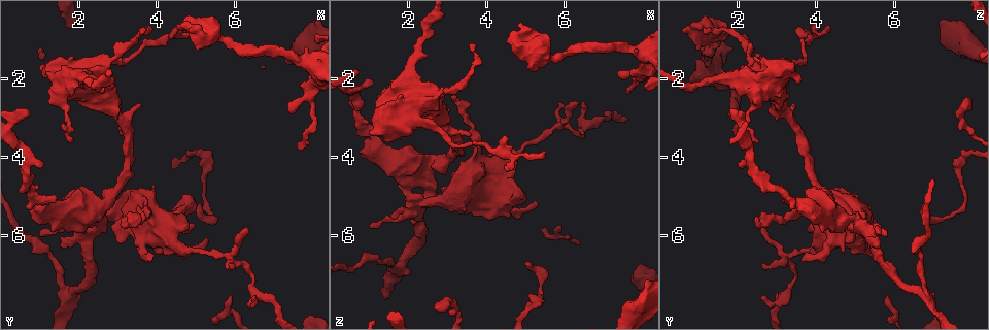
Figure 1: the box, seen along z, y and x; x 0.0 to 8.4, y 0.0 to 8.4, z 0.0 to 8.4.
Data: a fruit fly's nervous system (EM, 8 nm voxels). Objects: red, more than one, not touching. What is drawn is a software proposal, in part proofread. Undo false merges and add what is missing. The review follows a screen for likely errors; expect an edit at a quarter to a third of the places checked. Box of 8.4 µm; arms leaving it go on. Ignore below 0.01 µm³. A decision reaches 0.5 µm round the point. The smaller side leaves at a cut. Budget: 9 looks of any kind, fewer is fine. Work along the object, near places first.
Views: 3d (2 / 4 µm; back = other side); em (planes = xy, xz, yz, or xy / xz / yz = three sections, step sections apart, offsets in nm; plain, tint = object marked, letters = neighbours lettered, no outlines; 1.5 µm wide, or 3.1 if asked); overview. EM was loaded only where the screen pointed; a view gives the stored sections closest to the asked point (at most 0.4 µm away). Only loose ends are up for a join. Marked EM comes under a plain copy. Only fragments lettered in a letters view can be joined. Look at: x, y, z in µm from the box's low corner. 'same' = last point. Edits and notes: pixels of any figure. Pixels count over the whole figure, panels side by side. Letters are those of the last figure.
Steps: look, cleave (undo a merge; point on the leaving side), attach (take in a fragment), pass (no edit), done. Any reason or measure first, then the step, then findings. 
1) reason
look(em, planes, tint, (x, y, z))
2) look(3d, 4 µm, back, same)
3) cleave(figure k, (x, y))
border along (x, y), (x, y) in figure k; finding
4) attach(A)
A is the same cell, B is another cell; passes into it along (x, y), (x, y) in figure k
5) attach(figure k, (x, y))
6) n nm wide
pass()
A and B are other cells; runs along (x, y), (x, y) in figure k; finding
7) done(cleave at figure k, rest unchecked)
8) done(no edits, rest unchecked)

thick end
look(3d, 2 µm, (4.70, 0.55, 0.95))

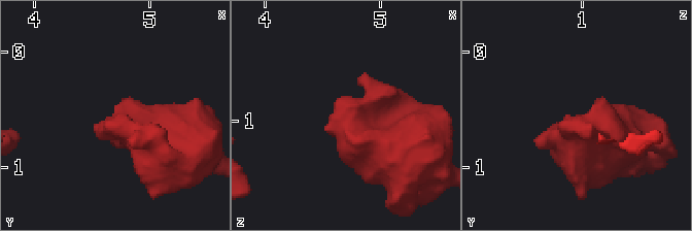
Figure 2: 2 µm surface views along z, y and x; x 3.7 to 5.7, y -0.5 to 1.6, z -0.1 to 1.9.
look(em, planes, letters, (4.70, 0.54, 0.88))

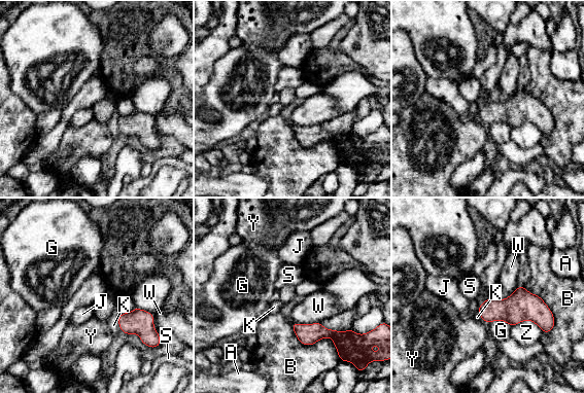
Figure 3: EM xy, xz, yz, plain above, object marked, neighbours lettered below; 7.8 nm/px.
pass()
A, B, G, J, K, S, W, Y and Z are other cells; border along (118, 314), (118, 327), (125, 333) in figure 3; none of them fits

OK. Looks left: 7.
thick turns thin
look(3d, 2 µm, (7.20, 1.40, 1.25))

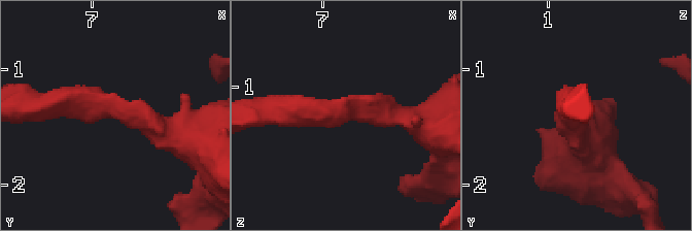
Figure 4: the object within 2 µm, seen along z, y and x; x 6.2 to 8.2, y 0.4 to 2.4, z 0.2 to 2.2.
arms of 240, 400 nm; need the tissue
look(em, planes, tint, (7.18, 1.36, 1.22))

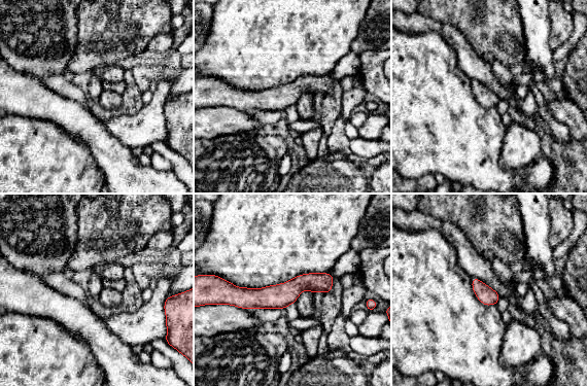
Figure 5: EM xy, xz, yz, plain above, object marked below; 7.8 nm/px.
look(em, planes, letters, same)

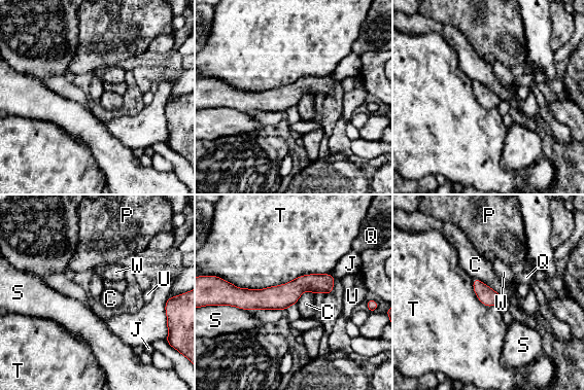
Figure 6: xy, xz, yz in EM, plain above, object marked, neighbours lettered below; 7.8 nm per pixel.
140 nm wide
pass()
C, J, P, Q, S, T, U and W are other cells; runs along (332, 279), (280, 297), (229, 288) in figure 6; continuous, no second cell

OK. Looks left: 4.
thick turns thin
look(em, planes, letters, (2.35, 5.55, 5.10))

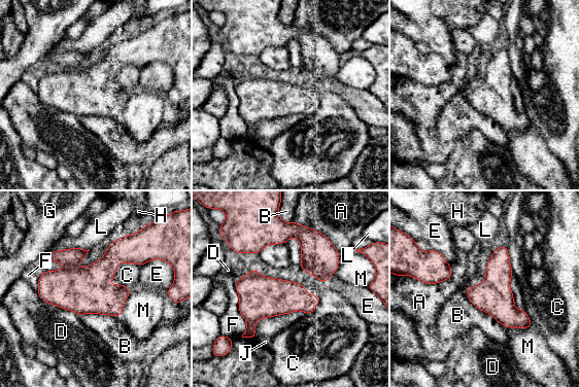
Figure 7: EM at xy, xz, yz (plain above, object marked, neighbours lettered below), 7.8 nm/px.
pass()
A, B, C, D, E, F, G, H, J, L and M are other cells; border along (89, 248), (65, 248), (48, 252) in figure 7; all the same cell

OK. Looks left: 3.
branch stops here
look(3d, 2 µm, (1.10, 4.25, 2.05))

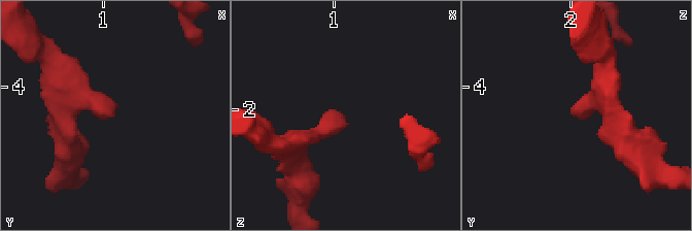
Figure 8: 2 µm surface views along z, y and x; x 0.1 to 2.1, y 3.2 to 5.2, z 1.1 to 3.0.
look(em, planes, letters, (1.06, 4.24, 2.06))

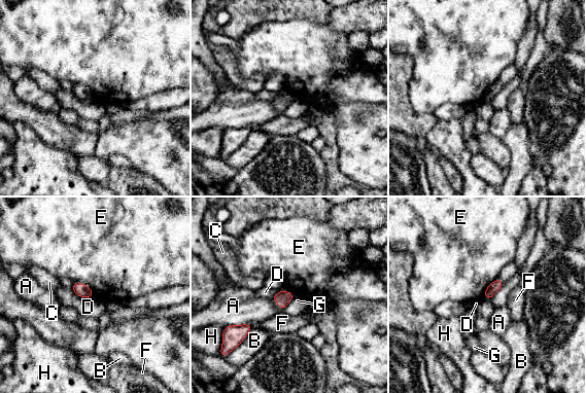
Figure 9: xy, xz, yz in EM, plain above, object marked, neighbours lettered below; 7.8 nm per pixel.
pass()
A, B, C, D, E, F, G and H are other cells; border along (74, 282), (84, 283), (94, 296) in figure 9; none of them fits

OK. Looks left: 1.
done(no edits, rest unchecked)

